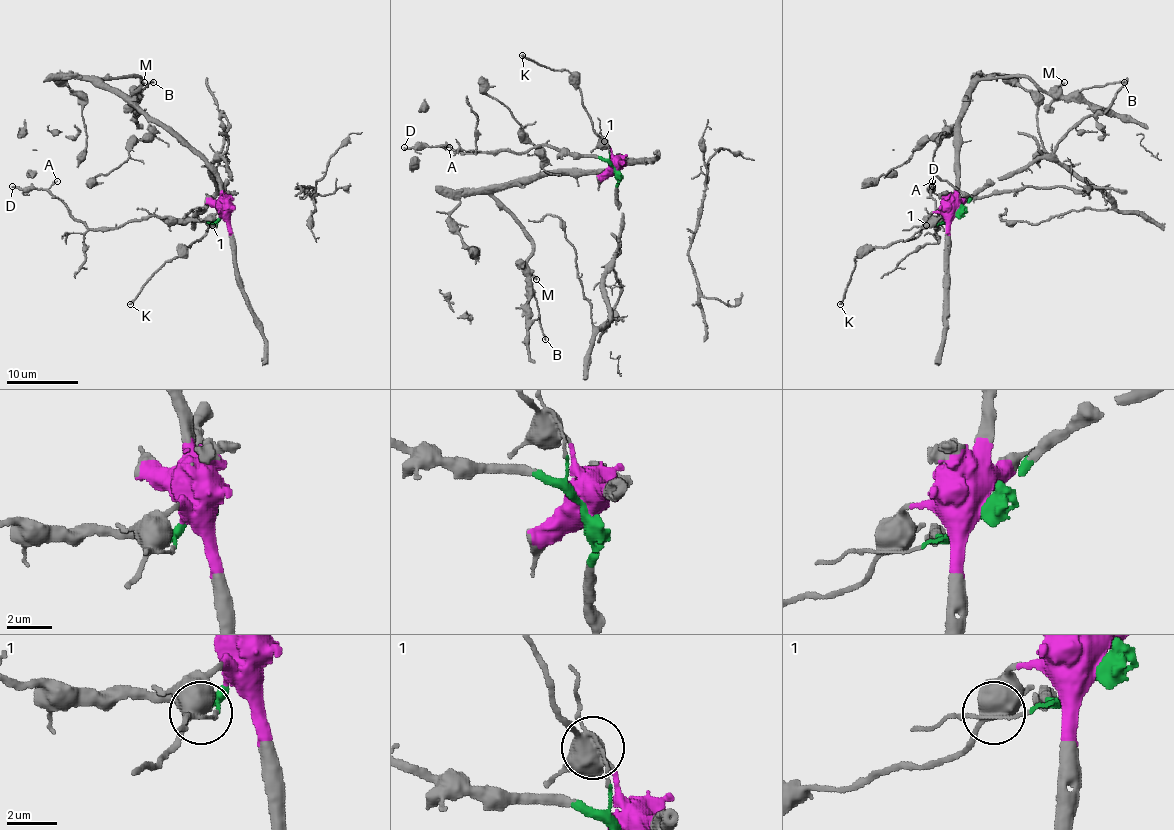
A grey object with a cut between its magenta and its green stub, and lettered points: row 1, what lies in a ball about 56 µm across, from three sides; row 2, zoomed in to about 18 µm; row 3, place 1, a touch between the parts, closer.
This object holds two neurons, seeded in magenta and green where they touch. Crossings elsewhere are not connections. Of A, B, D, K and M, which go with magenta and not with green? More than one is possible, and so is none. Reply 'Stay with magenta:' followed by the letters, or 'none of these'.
Stay with magenta: B, K, M

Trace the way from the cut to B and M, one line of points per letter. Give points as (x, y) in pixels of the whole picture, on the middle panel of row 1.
B: (615, 170), (548, 170), (507, 183), (492, 193), (532, 244), (532, 255), (527, 262), (528, 283), (545, 339)
M: (615, 170), (548, 170), (507, 183), (492, 193), (532, 244), (527, 267), (536, 280)

